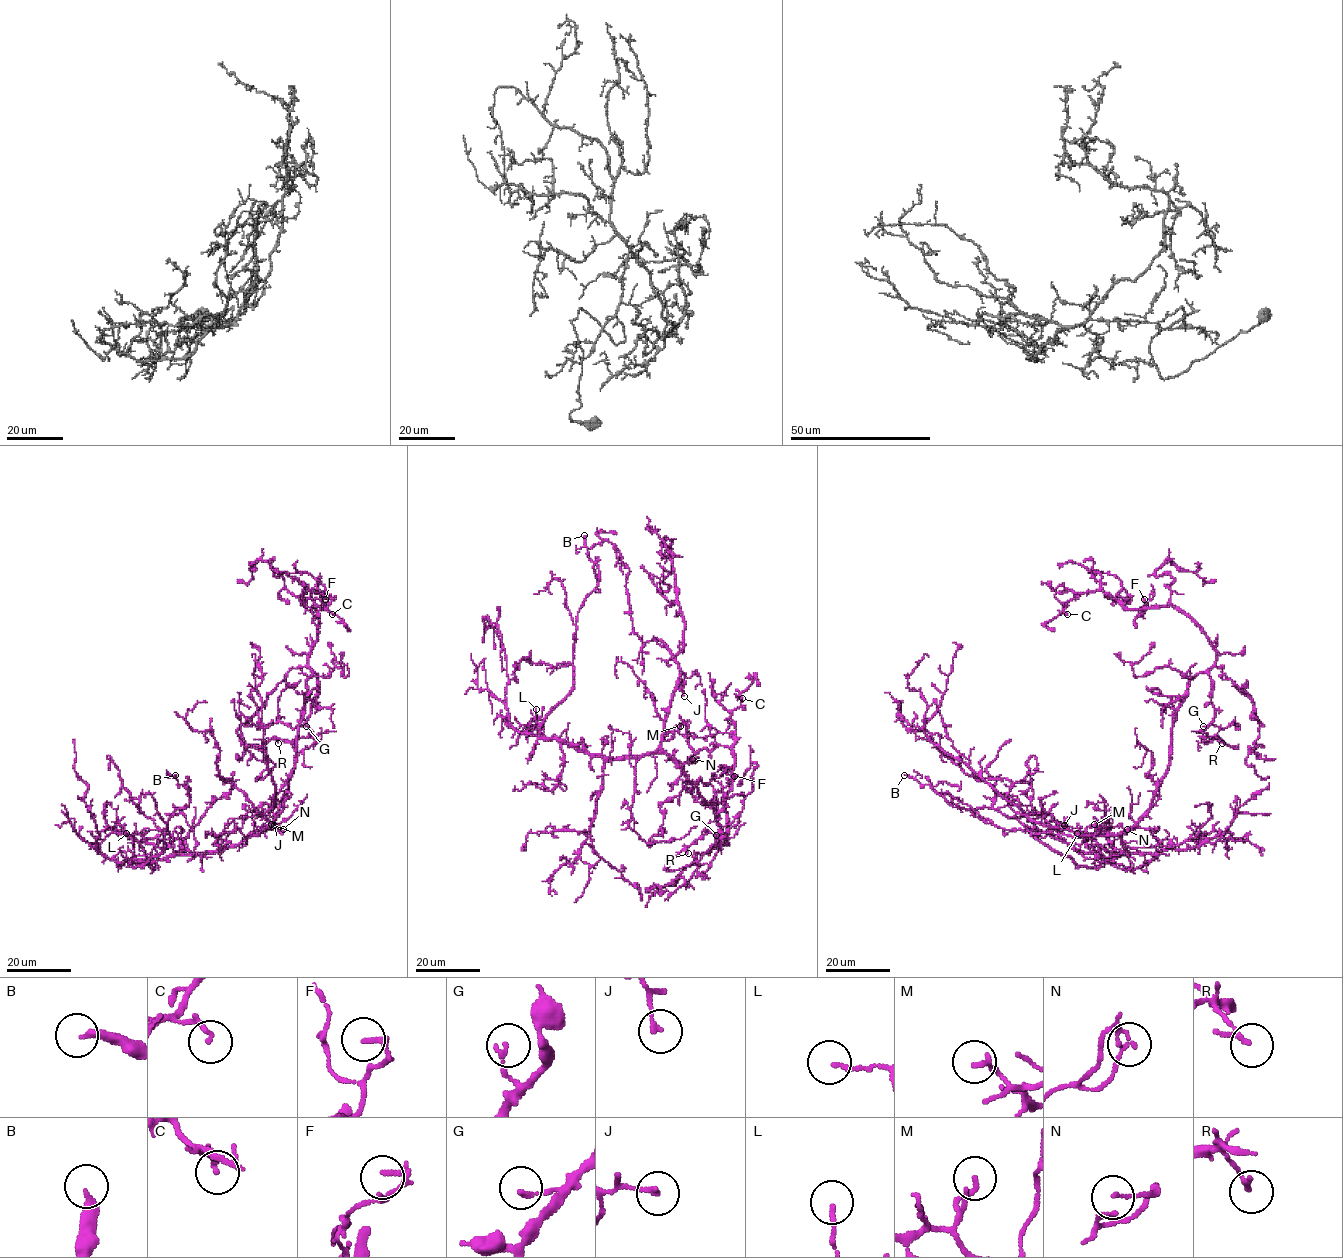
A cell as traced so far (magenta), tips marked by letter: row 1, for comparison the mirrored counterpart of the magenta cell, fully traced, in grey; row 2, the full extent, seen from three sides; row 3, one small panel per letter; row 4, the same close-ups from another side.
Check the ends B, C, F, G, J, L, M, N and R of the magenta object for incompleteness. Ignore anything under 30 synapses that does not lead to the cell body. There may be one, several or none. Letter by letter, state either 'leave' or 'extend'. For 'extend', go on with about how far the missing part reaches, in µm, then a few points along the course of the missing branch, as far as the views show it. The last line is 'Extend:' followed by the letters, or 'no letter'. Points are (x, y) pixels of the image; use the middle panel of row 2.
B: leave
C: leave
F: leave
G: leave
J: leave
L: leave
M: leave
N: leave
R: leave
Extend: no letter

